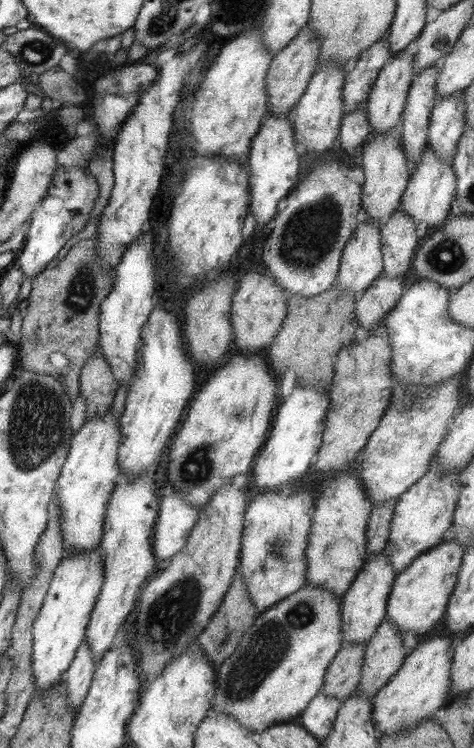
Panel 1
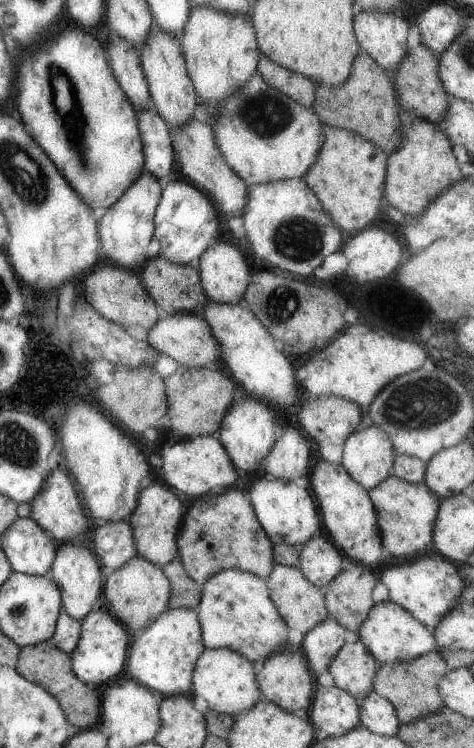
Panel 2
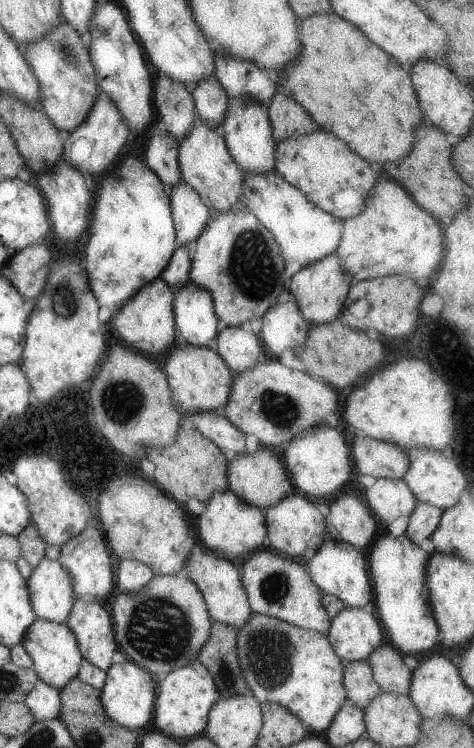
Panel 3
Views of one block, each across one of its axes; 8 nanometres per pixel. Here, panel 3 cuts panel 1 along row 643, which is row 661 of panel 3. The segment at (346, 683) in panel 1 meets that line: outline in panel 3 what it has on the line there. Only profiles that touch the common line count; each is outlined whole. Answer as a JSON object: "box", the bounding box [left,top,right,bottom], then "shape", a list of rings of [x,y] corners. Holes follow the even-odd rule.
{"box":[342,661,383,709],"shape":[[[366,661],[344,662],[342,684],[347,692],[347,698],[356,706],[364,709],[374,698],[378,698],[383,690],[374,680],[370,665]]]}

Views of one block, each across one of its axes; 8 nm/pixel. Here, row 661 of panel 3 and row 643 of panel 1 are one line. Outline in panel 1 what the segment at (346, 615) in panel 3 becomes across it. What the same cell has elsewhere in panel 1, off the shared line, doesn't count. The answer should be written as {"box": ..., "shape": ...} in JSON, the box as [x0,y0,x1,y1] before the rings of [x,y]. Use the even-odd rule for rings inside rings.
{"box":[342,552,396,644],"shape":[[[378,552],[372,560],[365,560],[365,565],[342,597],[342,638],[344,644],[368,642],[370,636],[386,619],[387,600],[392,591],[396,572],[388,560],[386,552]]]}

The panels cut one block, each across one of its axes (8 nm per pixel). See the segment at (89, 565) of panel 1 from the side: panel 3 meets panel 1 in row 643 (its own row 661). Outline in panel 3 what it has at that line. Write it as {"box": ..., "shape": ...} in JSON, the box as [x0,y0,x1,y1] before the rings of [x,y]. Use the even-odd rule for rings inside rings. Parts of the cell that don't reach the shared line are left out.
{"box":[21,619,84,691],"shape":[[[38,619],[28,630],[21,645],[33,660],[33,669],[38,674],[39,680],[44,680],[48,686],[57,688],[59,691],[77,676],[78,669],[84,659],[74,632],[68,628],[66,623],[58,623],[50,620]]]}

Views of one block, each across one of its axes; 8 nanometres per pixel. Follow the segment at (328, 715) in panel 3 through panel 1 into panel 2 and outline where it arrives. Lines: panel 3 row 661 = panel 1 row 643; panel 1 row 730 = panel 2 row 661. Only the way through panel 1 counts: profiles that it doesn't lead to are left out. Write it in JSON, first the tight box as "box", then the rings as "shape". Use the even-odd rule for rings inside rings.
{"box":[198,569,288,667],"shape":[[[238,569],[221,570],[201,586],[198,618],[206,649],[231,648],[255,667],[280,647],[287,645],[288,628],[270,598],[266,578]]]}

